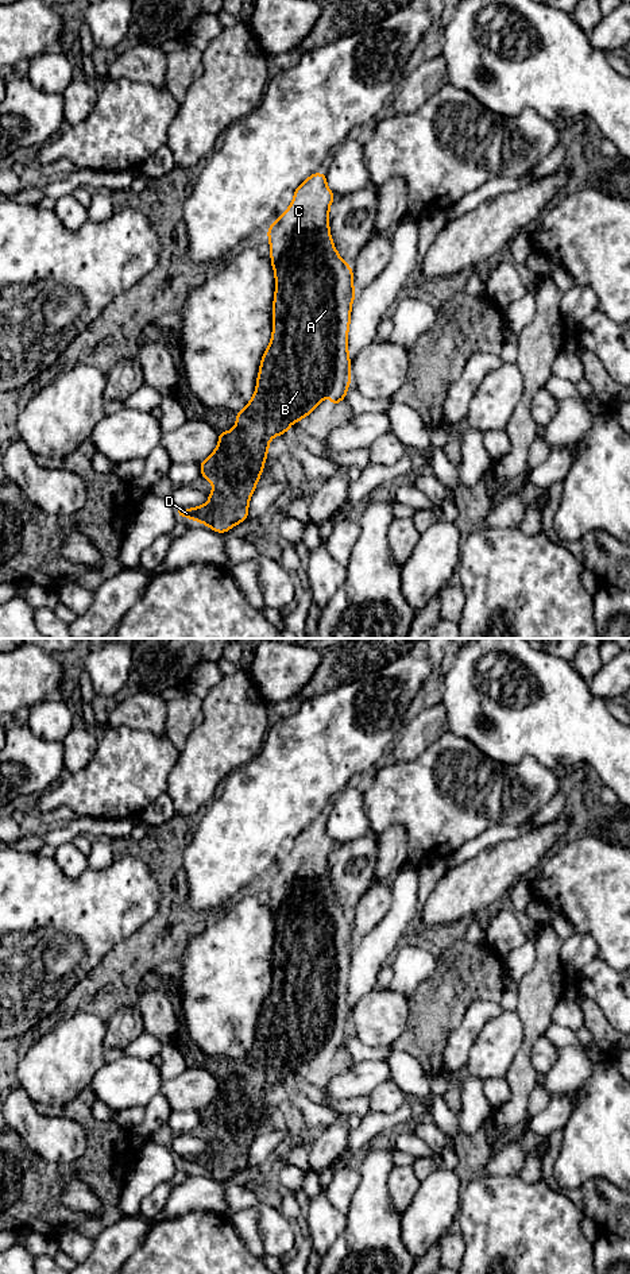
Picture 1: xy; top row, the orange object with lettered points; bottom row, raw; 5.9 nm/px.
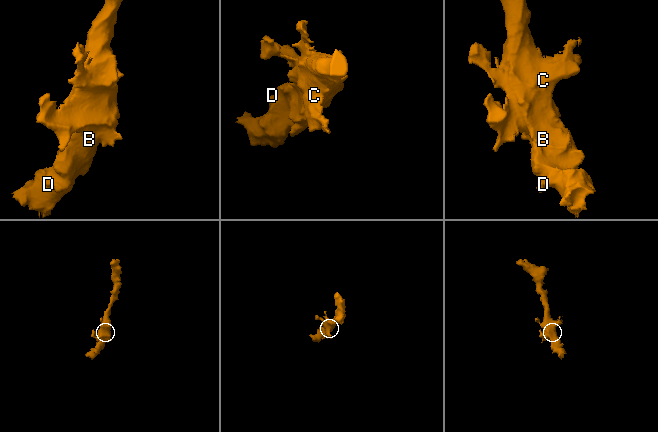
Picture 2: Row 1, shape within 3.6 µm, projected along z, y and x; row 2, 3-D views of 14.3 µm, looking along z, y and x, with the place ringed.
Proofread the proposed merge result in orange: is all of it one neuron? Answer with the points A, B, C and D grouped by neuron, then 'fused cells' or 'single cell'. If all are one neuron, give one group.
groups A B C D; single cell

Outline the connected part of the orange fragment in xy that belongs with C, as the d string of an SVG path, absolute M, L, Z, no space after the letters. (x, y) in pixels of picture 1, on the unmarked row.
M312 822L294 838L291 853L266 880L270 887L270 908L275 922L275 945L271 991L262 1004L256 1038L247 1054L236 1061L235 1076L229 1080L219 1080L219 1095L200 1111L201 1123L214 1135L212 1140L208 1140L209 1150L178 1158L179 1163L202 1170L214 1180L225 1181L248 1165L248 1150L262 1123L270 1088L289 1080L293 1070L312 1061L328 1042L333 1055L347 1045L351 1031L348 976L356 942L352 916L340 906L329 880L329 854L335 845L326 833L326 823Z

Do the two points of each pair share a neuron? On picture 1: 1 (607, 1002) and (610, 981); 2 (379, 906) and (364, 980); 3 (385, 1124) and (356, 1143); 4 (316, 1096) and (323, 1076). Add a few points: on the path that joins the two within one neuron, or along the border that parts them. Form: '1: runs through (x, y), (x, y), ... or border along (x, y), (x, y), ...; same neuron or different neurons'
1: runs through (609, 996), (609, 987); same neuron
2: border along (393, 899), (385, 917), (356, 942); different neurons
3: runs through (378, 1124), (363, 1137); same neuron
4: border along (304, 1077), (310, 1084), (323, 1089); different neurons

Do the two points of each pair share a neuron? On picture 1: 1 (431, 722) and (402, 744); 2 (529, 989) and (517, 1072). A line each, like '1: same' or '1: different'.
1: same
2: same

